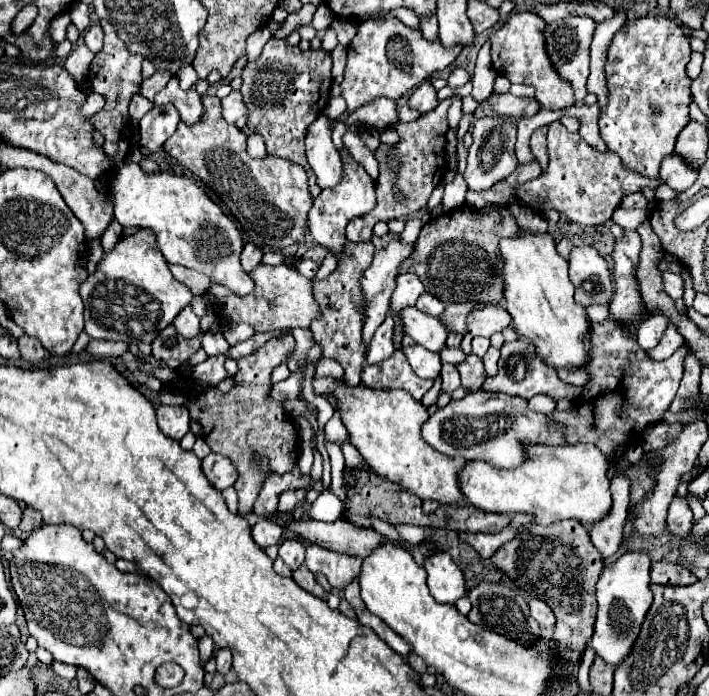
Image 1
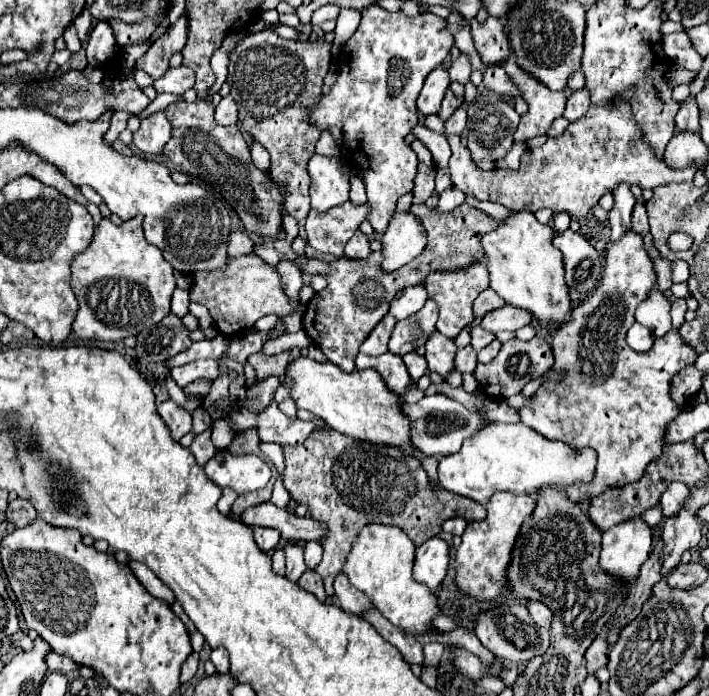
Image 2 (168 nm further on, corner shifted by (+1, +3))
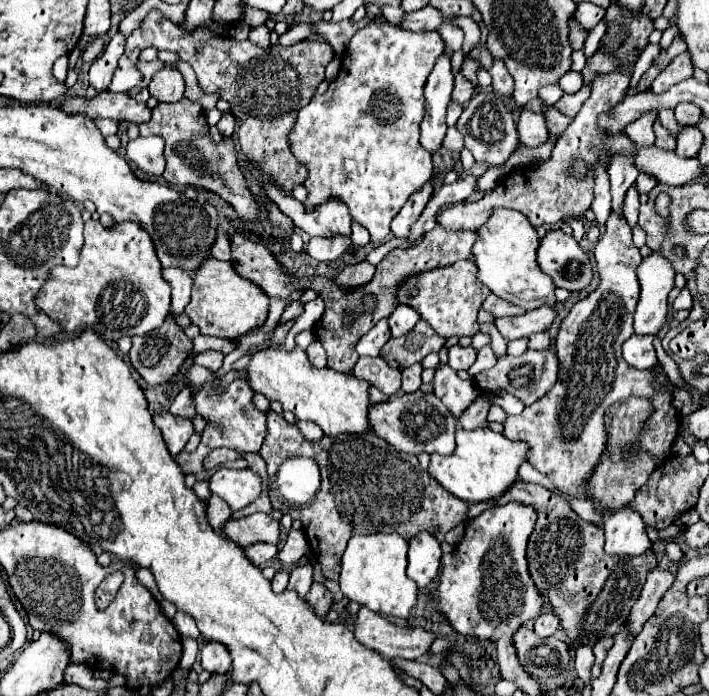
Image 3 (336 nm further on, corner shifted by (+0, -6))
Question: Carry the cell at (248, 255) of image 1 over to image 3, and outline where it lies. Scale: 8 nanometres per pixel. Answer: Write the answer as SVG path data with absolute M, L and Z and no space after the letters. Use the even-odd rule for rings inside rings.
M219 234L213 248L211 248L211 256L217 260L231 260L231 246L229 246L229 236Z

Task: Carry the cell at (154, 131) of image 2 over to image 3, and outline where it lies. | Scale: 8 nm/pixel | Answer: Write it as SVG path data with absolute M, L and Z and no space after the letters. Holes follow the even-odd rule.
M147 136L147 138L135 138L127 144L127 158L135 162L141 170L145 170L149 176L161 176L165 170L165 156L163 156L165 140L159 136Z

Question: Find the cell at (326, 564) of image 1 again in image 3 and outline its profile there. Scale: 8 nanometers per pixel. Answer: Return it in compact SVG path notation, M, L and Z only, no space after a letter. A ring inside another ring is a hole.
M365 606L355 614L353 634L363 646L381 652L385 660L393 656L417 660L429 650L431 642L435 640L435 634L427 632L421 626L399 628Z

